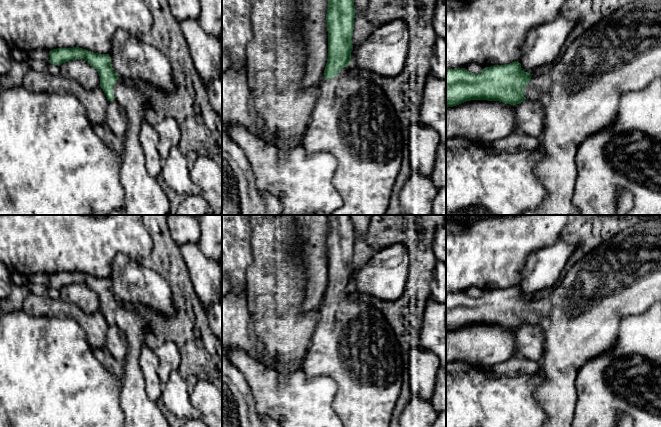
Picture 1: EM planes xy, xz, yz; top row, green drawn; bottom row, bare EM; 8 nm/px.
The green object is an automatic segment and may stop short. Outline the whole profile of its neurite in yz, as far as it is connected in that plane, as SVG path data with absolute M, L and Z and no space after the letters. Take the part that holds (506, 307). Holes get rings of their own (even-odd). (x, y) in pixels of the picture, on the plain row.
M661 218L627 227L612 239L602 242L576 262L559 283L539 297L525 296L518 285L485 291L479 298L465 292L446 294L446 332L471 324L500 325L513 330L525 324L540 326L544 333L544 352L538 363L544 381L533 393L533 398L549 418L542 427L573 427L577 405L575 381L581 367L613 349L622 317L643 314L656 302L661 303Z

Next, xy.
M73 271L53 273L49 279L49 286L57 290L70 284L87 285L98 295L100 311L108 325L116 324L123 331L127 340L127 355L123 363L120 407L124 413L125 427L170 427L157 403L148 397L140 367L140 355L146 345L145 334L150 331L150 323L145 316L118 301L112 292L109 278Z

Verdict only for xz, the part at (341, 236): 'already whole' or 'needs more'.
needs more

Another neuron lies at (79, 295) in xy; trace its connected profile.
M76 283L65 286L59 290L62 304L79 307L87 314L100 310L98 295L84 283Z

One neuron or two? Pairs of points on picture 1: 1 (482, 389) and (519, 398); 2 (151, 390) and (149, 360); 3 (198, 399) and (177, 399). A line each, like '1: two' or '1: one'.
1: one
2: one
3: two

